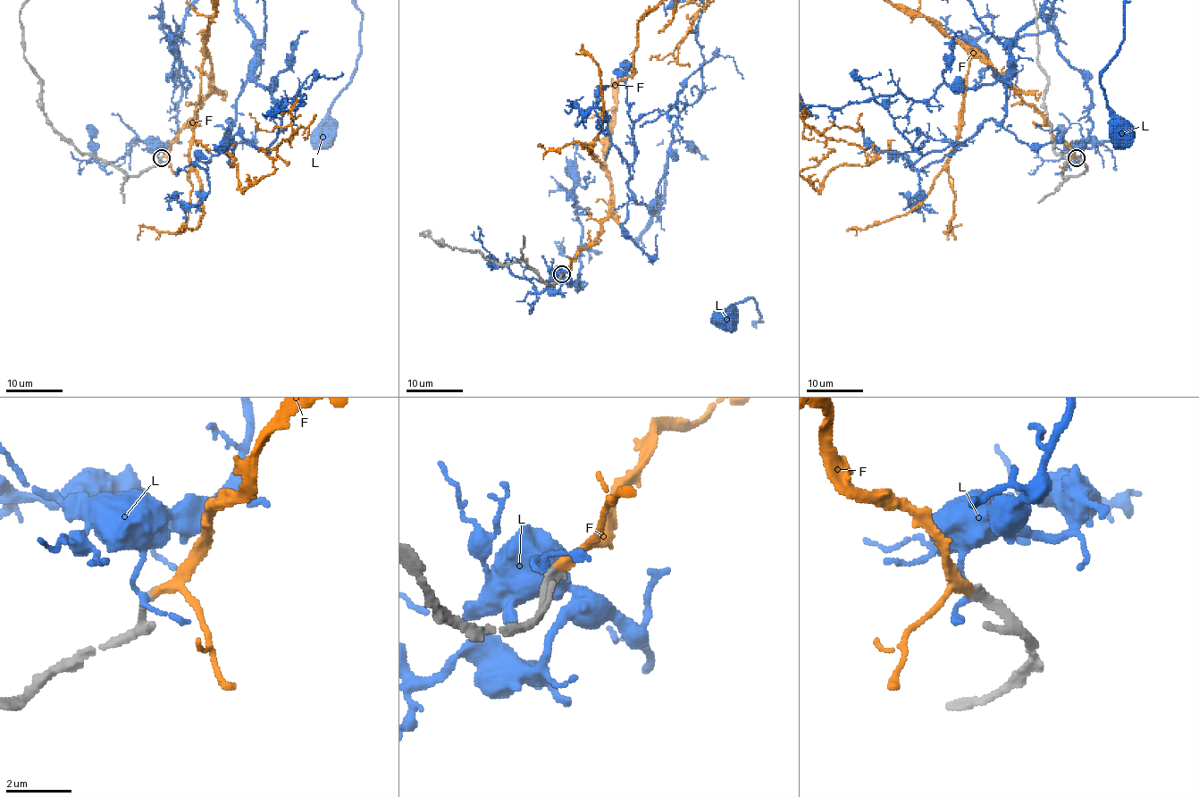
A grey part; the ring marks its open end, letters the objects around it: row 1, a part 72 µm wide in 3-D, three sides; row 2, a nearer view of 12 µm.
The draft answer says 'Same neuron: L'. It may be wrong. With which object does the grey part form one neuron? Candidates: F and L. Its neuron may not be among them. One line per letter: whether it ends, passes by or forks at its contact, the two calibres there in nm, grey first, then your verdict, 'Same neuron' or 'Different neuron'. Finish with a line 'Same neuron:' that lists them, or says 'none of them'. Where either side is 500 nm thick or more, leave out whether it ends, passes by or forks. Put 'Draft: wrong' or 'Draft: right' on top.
Draft: wrong
F: It passes by. Thickness 300 nm (grey) against 220 nm. Same neuron
L: It passes by. Thickness 320 nm (grey) against 140 nm. Different neuron
Same neuron: F

